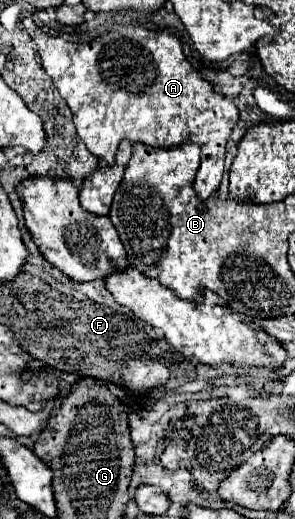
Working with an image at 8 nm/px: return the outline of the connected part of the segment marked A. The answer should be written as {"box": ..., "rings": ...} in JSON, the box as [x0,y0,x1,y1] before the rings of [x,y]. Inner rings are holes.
{"box":[23,18,239,200],"rings":[[[23,18],[23,24],[37,44],[43,68],[53,78],[55,88],[71,108],[77,134],[85,142],[89,152],[93,152],[101,162],[113,164],[117,146],[123,138],[131,140],[133,144],[143,142],[157,148],[171,148],[179,142],[195,142],[201,146],[201,166],[197,170],[199,198],[207,200],[219,188],[223,178],[225,144],[239,120],[239,110],[231,98],[217,94],[213,90],[213,84],[191,66],[191,62],[183,54],[181,42],[169,30],[147,30],[135,24],[115,24],[93,42],[77,44],[59,36],[45,34],[35,26],[31,18]]]}

